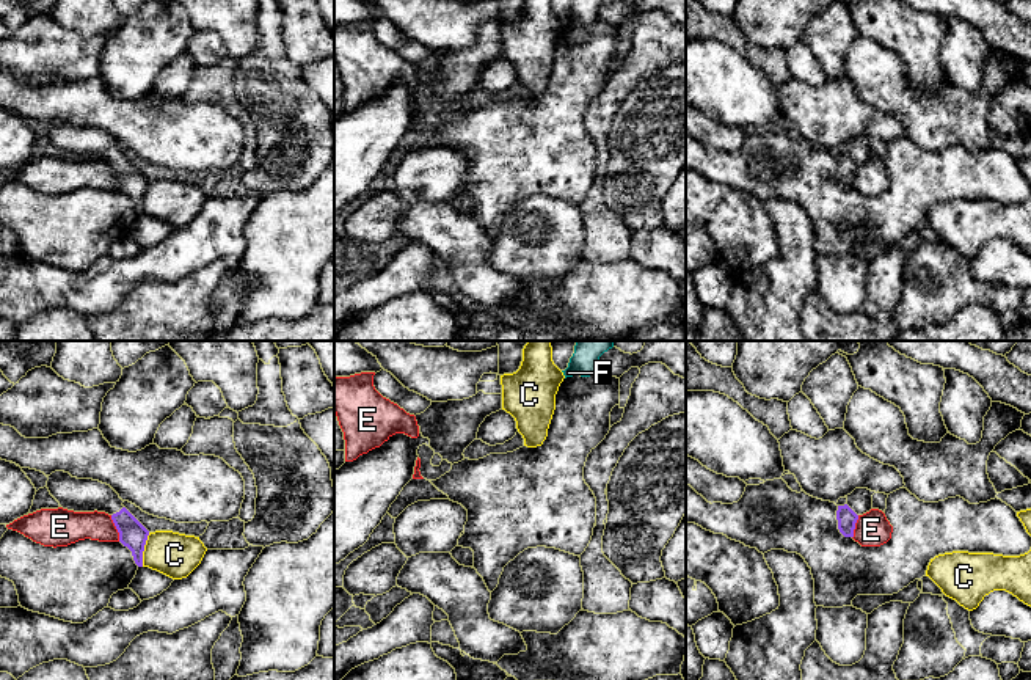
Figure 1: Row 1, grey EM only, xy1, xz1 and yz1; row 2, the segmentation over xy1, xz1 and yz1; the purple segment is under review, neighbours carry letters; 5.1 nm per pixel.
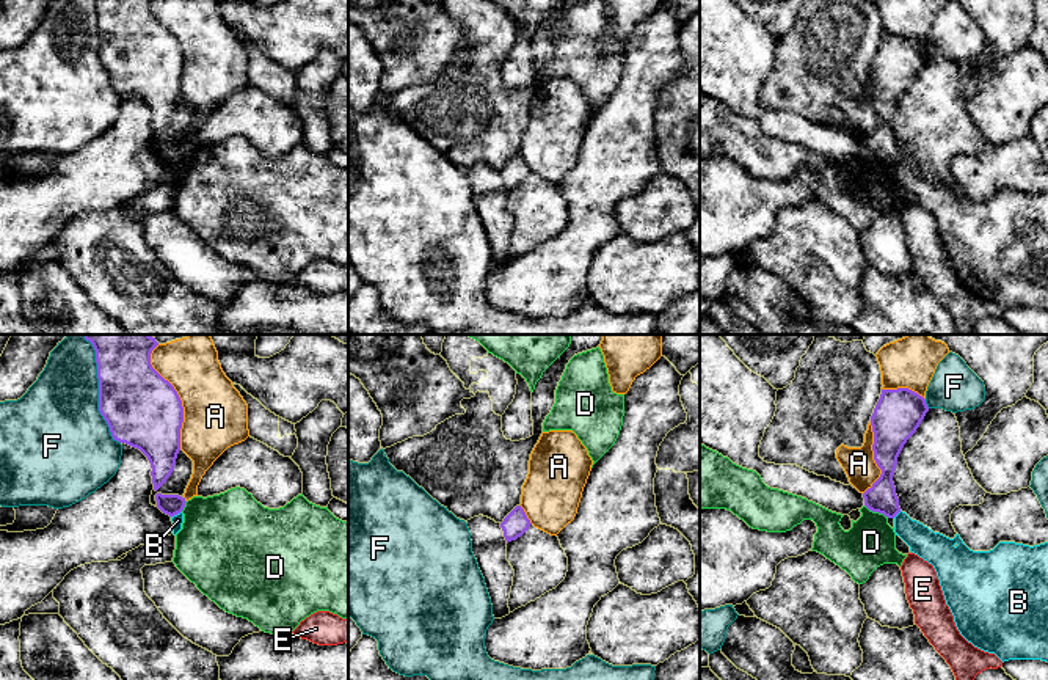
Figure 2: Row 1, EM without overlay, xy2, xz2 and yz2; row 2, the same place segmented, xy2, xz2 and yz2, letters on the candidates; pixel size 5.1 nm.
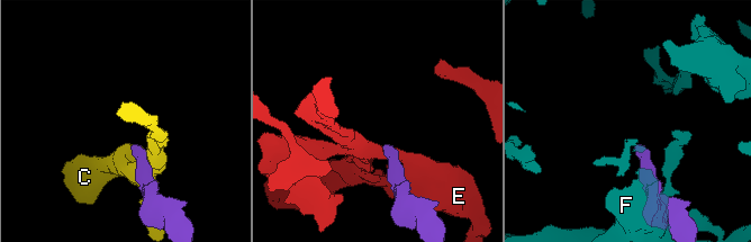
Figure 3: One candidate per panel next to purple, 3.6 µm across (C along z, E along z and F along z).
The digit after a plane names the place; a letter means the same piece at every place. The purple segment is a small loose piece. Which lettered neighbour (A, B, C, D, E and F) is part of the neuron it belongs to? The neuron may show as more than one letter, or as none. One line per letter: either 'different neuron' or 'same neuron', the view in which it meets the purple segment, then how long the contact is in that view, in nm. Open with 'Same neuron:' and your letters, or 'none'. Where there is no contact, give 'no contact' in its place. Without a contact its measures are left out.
Same neuron: none
A: different neuron; meets purple in xy2; contact 500 nm long
B: different neuron; meets purple in xy2; contact 70 nm long
C: different neuron; meets purple in xy1; contact 180 nm long
D: different neuron; meets purple in yz2; contact 140 nm long
E: different neuron; meets purple in xy1; contact 140 nm long
F: different neuron; meets purple in xy2; contact 480 nm long

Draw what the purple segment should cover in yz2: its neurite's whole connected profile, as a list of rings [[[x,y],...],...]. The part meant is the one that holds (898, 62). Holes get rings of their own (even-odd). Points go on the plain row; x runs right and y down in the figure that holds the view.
[[[908,36],[882,38],[871,64],[874,108],[882,122],[863,141],[869,159],[888,166],[901,160],[893,122],[904,93],[916,80],[927,60],[926,47]]]

